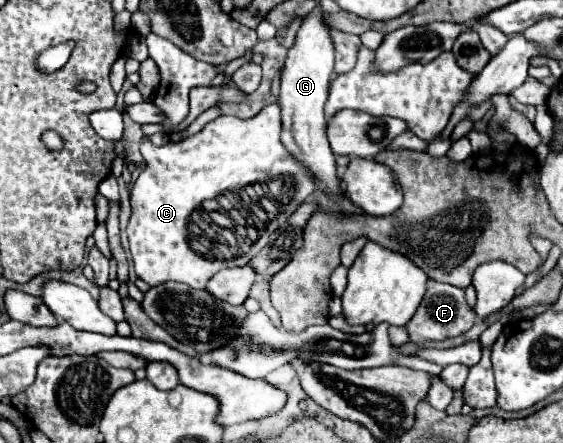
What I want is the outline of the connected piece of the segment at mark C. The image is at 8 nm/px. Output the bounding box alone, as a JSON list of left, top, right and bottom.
[127,104,315,290]

